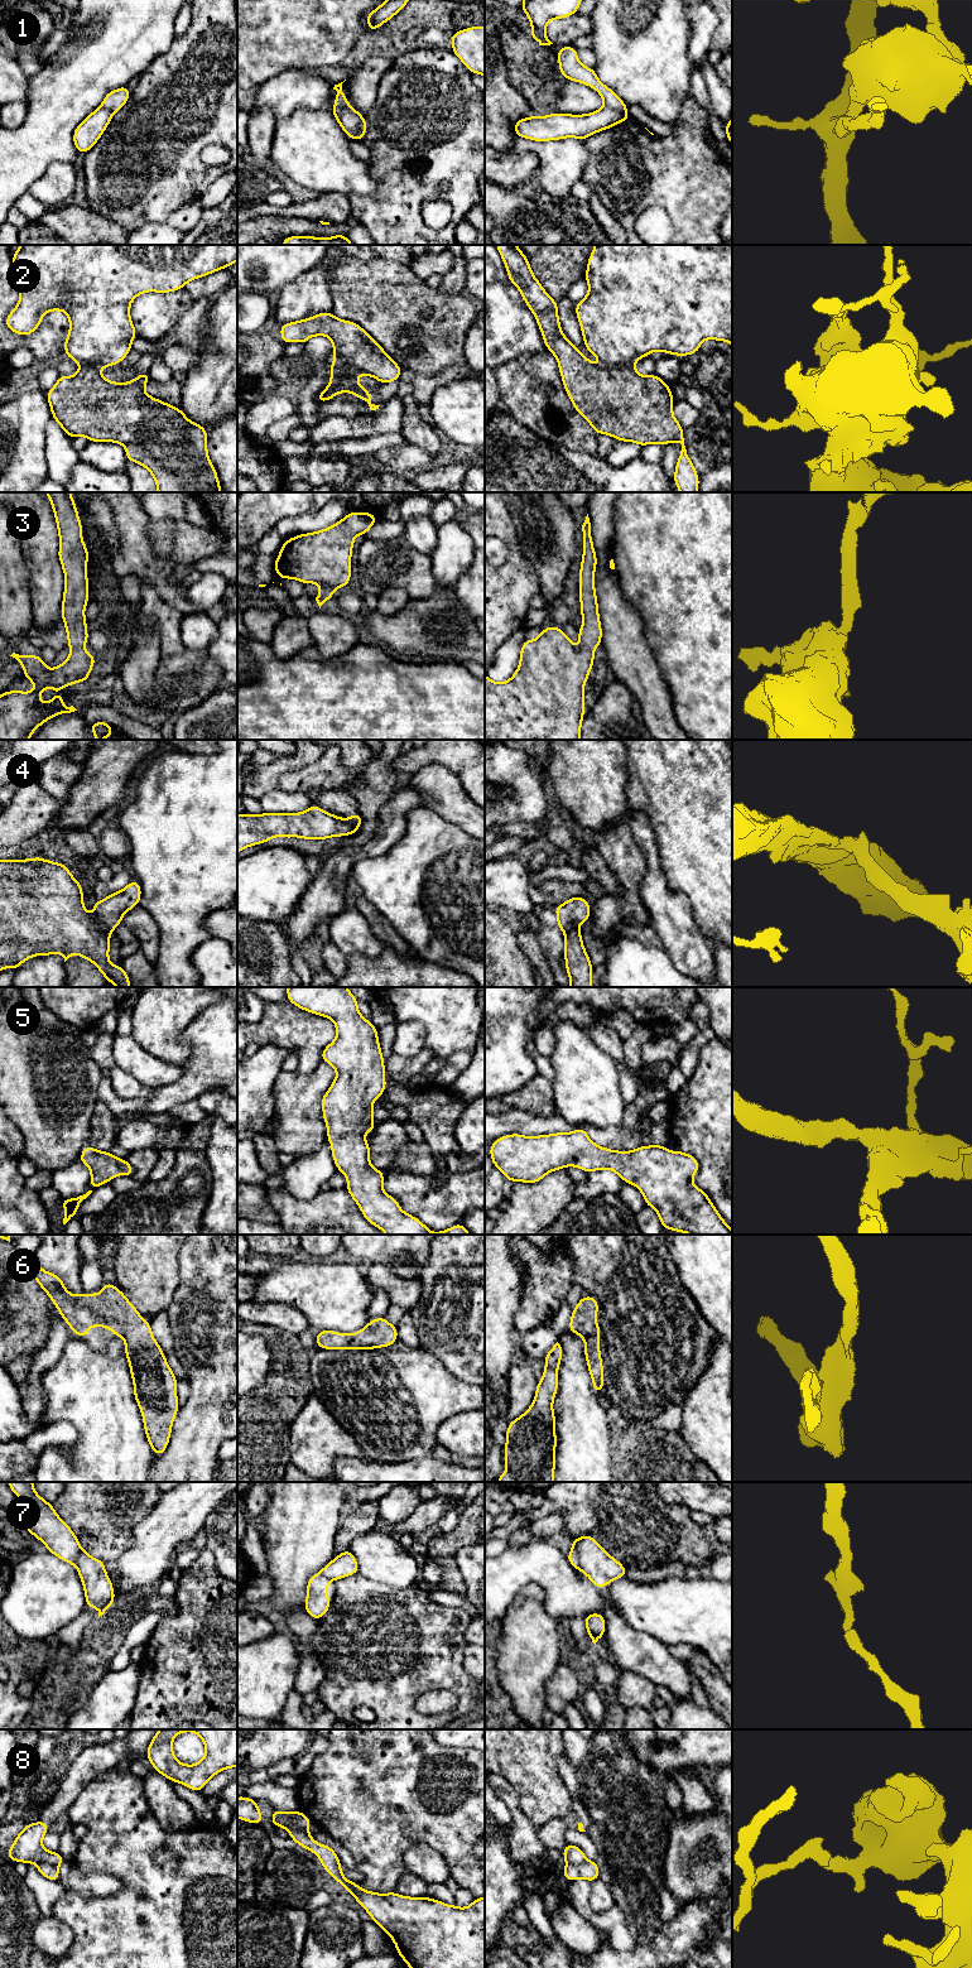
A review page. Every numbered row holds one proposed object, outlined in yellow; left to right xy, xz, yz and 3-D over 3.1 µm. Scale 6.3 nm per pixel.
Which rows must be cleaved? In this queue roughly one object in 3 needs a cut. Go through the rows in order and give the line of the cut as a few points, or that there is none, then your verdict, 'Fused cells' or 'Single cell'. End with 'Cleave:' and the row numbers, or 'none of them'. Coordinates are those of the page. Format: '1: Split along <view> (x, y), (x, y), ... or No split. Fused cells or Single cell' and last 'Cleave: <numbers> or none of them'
1: Split along yz (605, 105), (626, 111). Fused cells
2: Split along yz (602, 364), (633, 365). Fused cells
3: No split. Single cell
4: Split along xy (92, 917), (109, 933). Fused cells
5: No split. Single cell
6: No split. Single cell
7: Split along yz (572, 1549), (583, 1572). Fused cells
8: Split along xz (285, 1828), (296, 1825), (307, 1832). Fused cells
Cleave: 1, 2, 4, 7, 8

